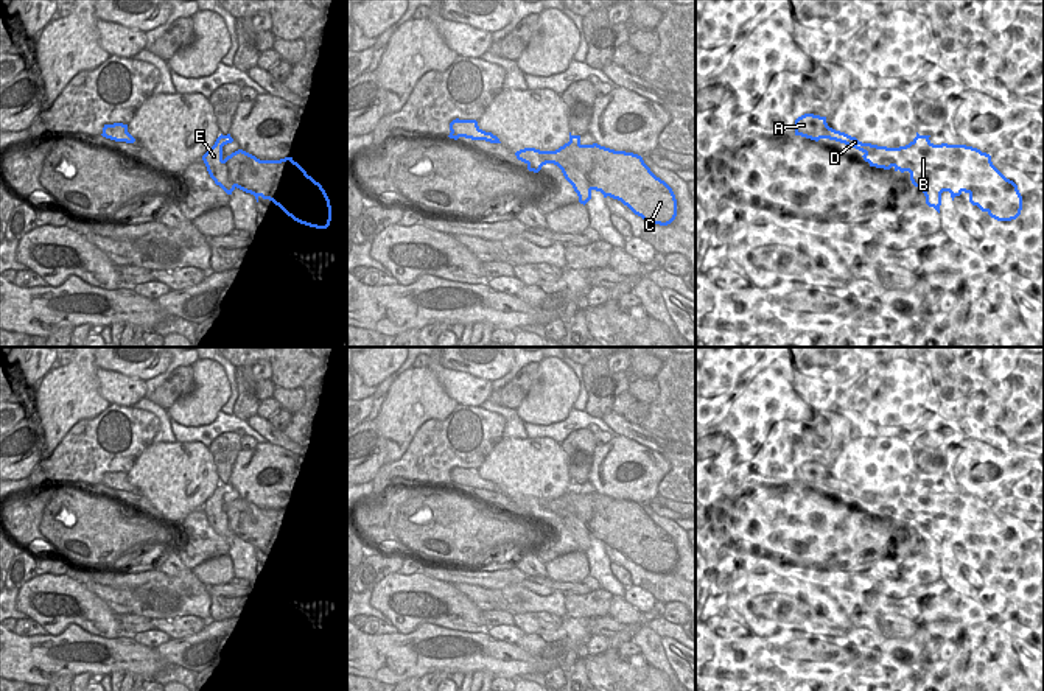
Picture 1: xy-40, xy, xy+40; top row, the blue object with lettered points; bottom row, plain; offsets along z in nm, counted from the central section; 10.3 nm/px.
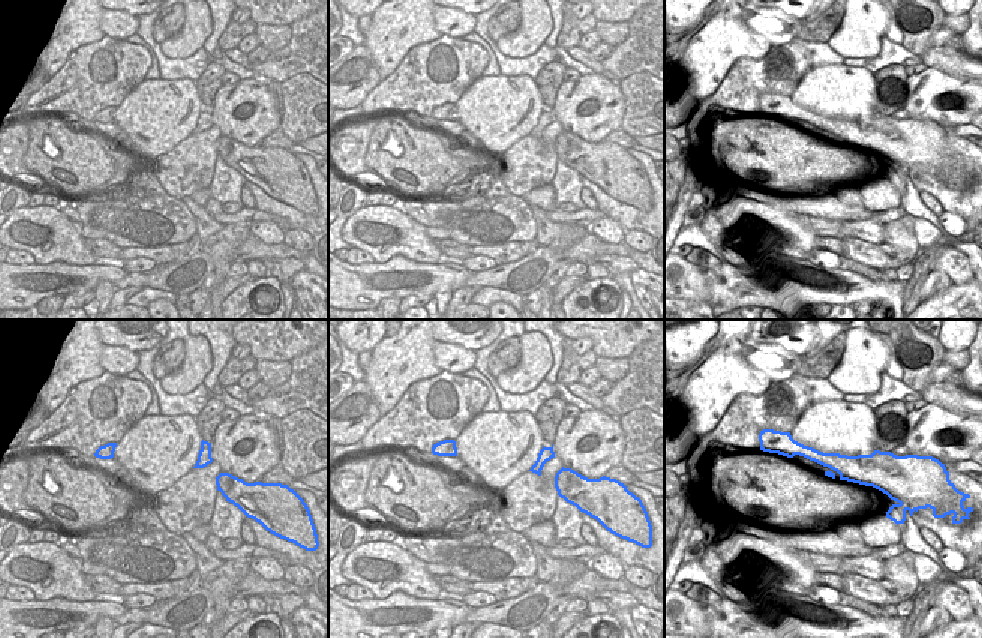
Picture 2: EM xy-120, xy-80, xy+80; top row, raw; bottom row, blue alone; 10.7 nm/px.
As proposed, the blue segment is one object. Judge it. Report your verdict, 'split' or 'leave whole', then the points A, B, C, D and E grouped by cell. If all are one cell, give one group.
split | A B C D / E

